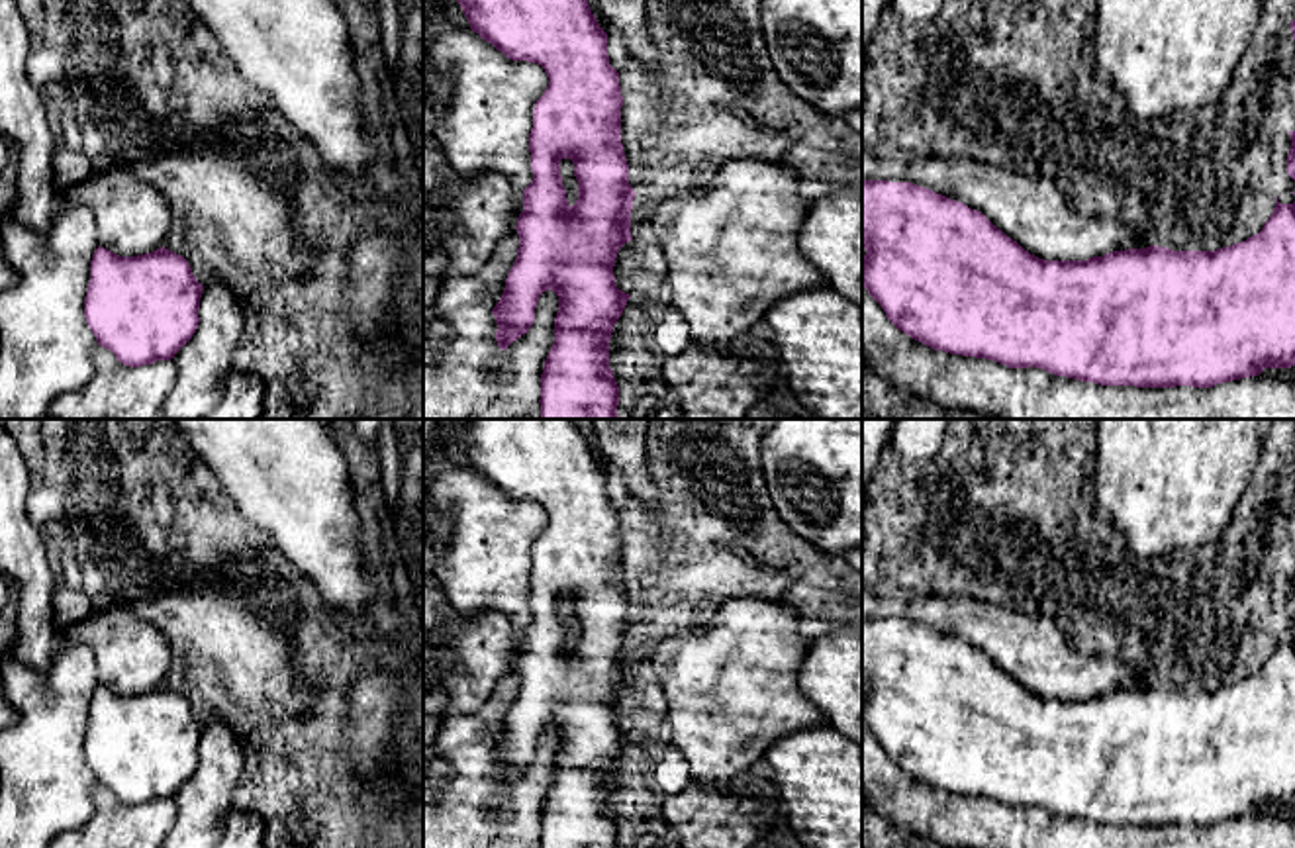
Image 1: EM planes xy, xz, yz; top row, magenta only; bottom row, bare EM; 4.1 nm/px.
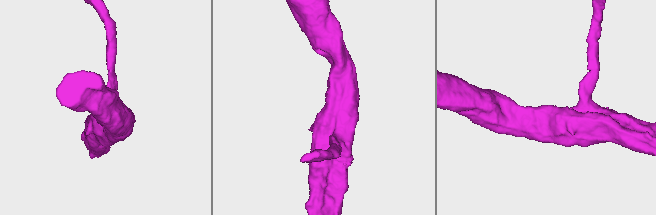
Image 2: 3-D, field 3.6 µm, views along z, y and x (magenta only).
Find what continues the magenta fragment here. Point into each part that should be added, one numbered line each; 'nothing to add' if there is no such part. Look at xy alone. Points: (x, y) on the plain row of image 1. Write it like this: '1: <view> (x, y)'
nothing to add

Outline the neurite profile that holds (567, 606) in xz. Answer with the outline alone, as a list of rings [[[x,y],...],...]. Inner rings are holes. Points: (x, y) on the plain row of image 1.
[[[570,597],[560,599],[560,615],[562,615],[562,625],[566,629],[568,644],[574,644],[578,638],[578,619],[574,615],[574,601]]]

